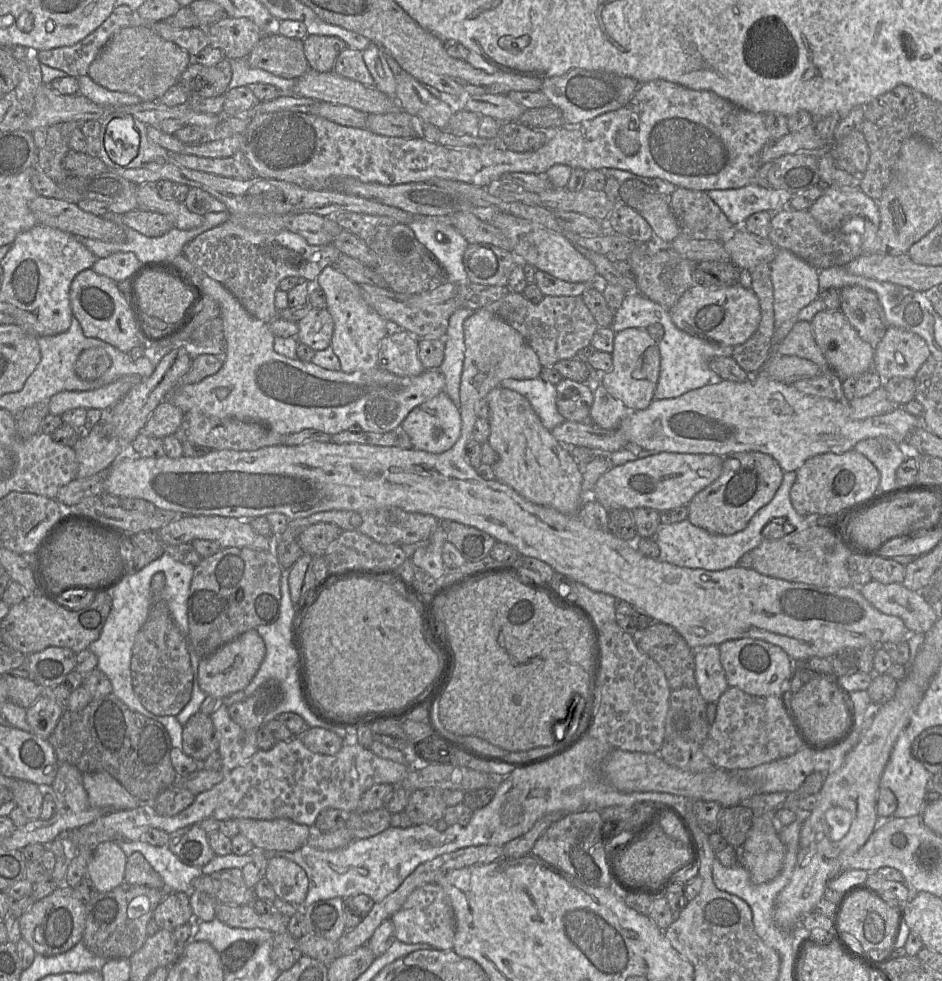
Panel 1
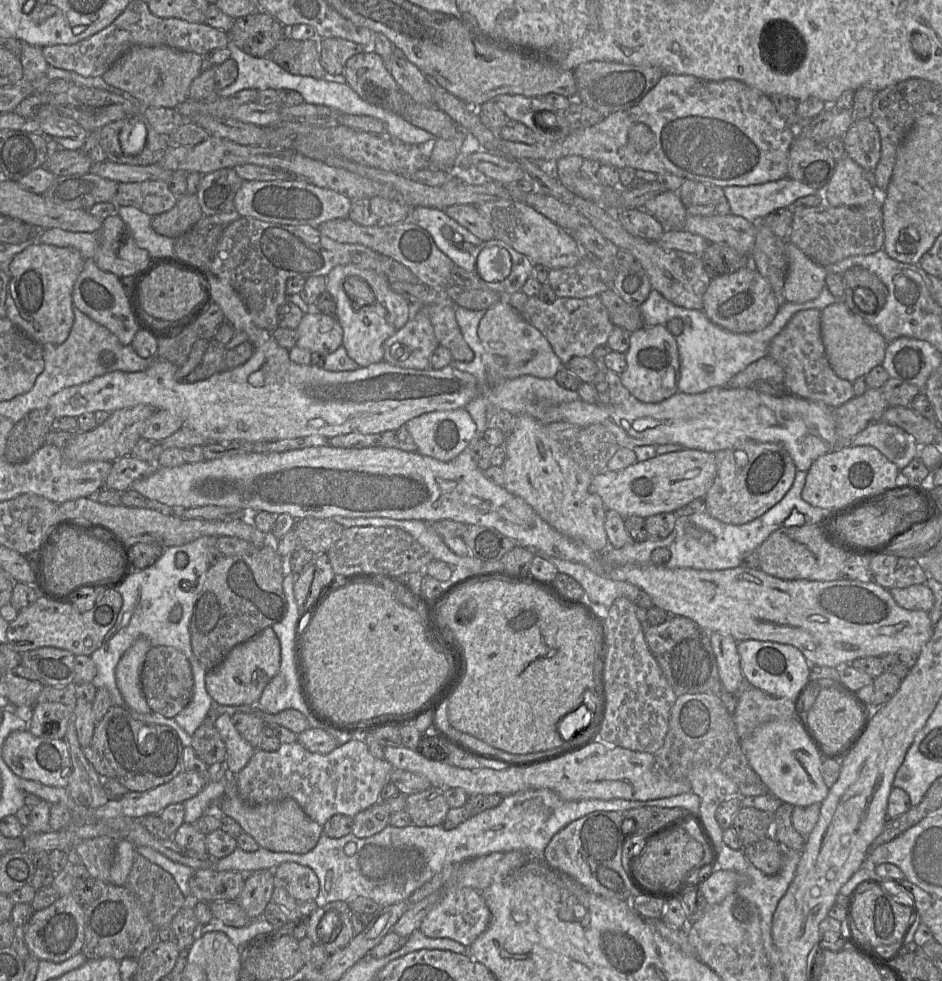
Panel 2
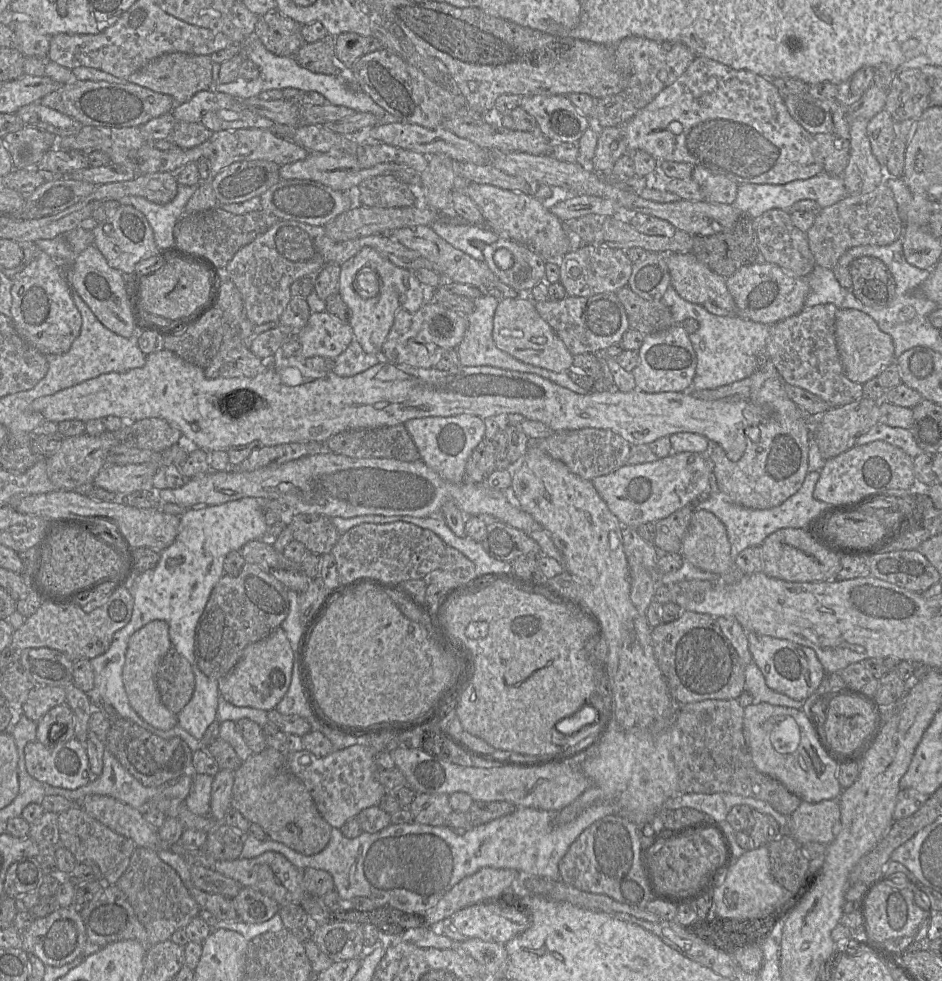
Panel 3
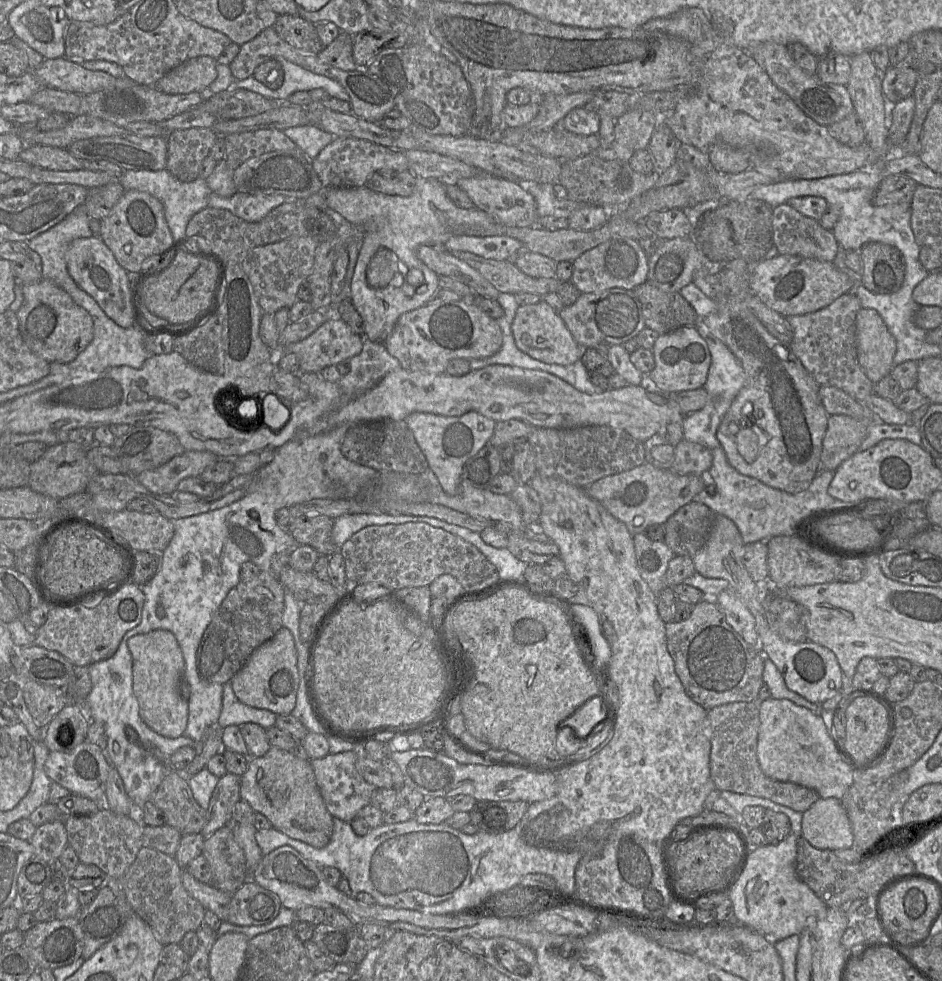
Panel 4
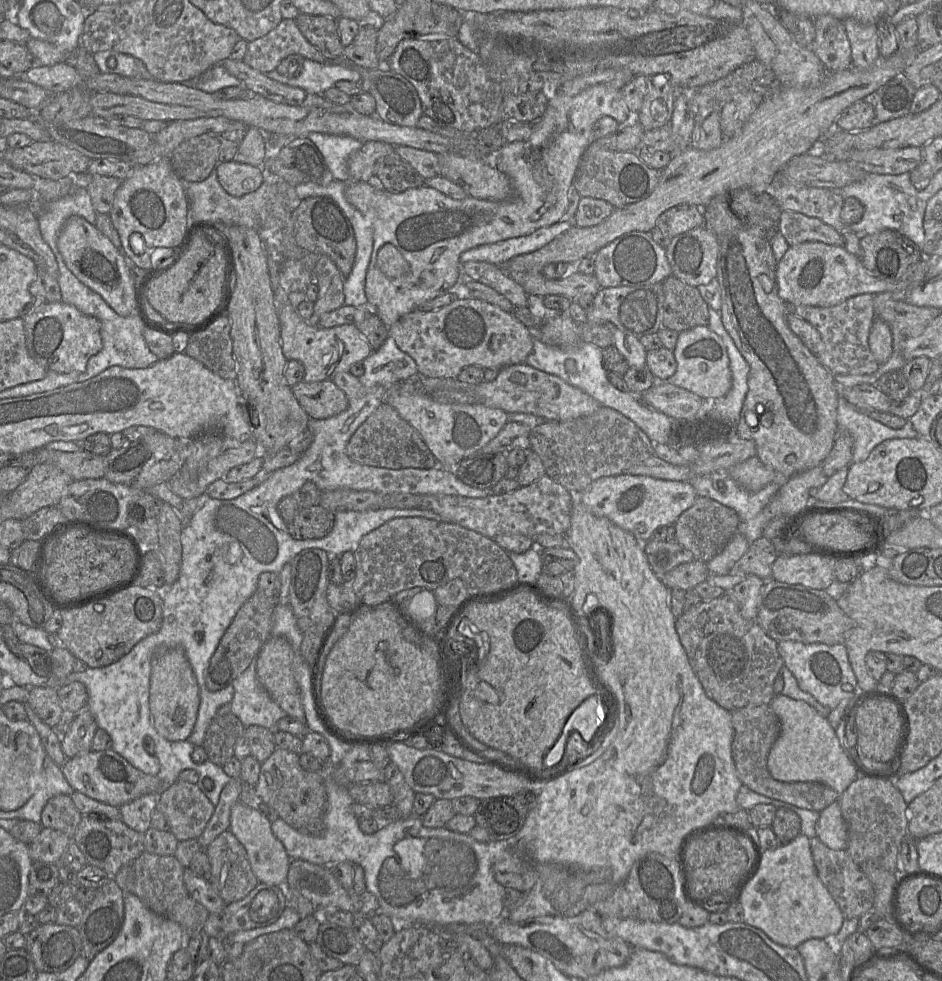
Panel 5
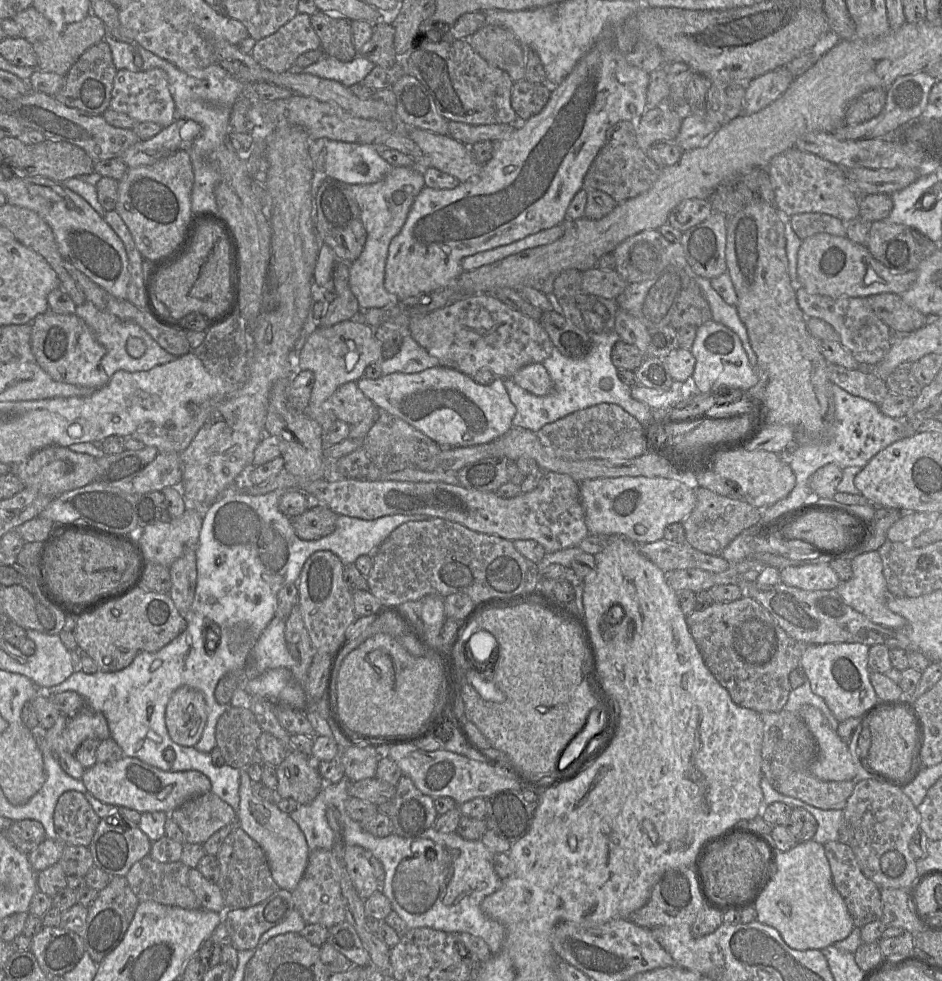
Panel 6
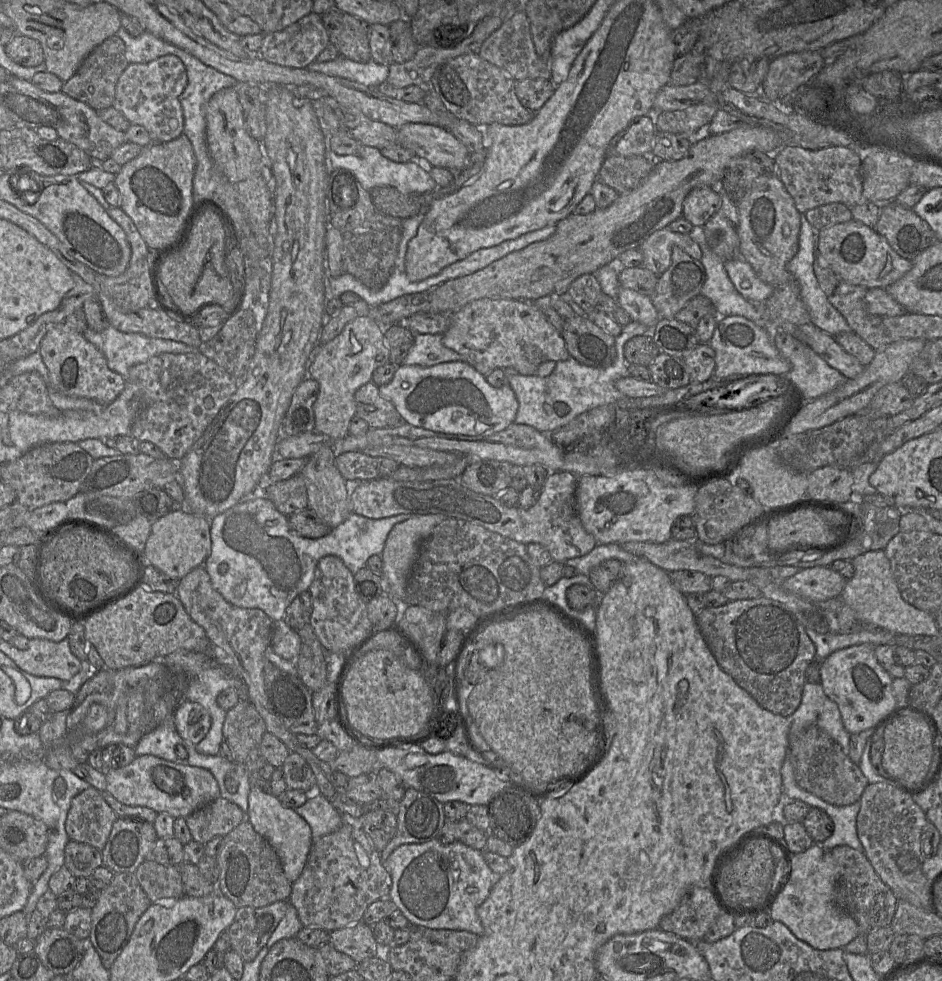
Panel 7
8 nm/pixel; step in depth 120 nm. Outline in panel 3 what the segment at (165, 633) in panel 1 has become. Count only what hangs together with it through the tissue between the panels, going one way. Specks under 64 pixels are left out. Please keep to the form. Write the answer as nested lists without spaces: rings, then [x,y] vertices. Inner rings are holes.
[[[171,648],[159,664],[156,684],[163,704],[178,715],[191,700],[195,689],[190,663]]]

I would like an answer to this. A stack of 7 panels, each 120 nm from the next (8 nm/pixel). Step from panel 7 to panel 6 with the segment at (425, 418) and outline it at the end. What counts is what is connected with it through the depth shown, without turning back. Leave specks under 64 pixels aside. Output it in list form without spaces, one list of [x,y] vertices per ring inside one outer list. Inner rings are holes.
[[[436,366],[419,373],[396,372],[374,380],[363,377],[356,382],[381,412],[404,420],[442,448],[490,443],[513,426],[516,407],[502,377],[496,377],[489,385],[480,385],[472,376],[452,368]]]

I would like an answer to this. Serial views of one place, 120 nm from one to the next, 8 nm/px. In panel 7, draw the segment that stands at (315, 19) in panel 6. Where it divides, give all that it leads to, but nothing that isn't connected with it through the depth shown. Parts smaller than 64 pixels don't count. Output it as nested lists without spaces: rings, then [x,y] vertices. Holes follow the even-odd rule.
[[[336,8],[321,16],[330,43],[338,49],[340,56],[359,63],[367,63],[372,59],[370,25],[367,22]]]

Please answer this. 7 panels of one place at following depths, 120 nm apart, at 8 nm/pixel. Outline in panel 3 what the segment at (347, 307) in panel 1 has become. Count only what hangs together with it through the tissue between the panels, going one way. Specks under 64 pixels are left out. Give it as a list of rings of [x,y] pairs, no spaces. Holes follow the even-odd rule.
[[[371,247],[362,248],[340,267],[338,294],[350,309],[351,316],[348,324],[353,330],[354,340],[361,345],[365,353],[377,354],[382,351],[397,312],[401,310],[409,313],[417,312],[427,302],[429,290],[420,283],[414,271],[394,265]],[[363,268],[371,268],[379,277],[380,290],[375,297],[362,298],[354,290],[355,278]]]

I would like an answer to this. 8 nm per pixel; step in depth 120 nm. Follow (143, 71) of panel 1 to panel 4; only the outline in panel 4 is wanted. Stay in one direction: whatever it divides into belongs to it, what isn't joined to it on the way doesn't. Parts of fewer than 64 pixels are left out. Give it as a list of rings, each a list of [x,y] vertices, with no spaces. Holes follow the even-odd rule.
[[[210,56],[189,59],[167,72],[153,86],[166,94],[207,92],[217,77],[217,61]]]

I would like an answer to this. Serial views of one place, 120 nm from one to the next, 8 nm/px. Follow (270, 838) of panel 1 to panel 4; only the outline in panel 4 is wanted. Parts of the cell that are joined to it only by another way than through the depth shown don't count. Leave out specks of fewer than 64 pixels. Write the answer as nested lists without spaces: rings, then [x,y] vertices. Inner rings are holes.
[[[271,746],[264,756],[250,758],[247,771],[240,777],[240,797],[241,800],[249,803],[256,813],[261,813],[268,818],[273,828],[293,839],[315,848],[325,847],[331,839],[334,817],[326,808],[310,761],[299,759],[290,751]]]

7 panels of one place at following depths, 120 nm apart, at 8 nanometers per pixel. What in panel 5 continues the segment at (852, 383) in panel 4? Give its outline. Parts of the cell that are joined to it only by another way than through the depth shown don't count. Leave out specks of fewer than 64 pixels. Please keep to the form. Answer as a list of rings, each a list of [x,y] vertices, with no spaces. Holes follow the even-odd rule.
[[[856,295],[831,307],[789,305],[789,313],[809,322],[818,330],[822,339],[822,353],[816,355],[833,375],[872,374],[880,366],[868,344],[870,329],[876,319],[874,295]]]

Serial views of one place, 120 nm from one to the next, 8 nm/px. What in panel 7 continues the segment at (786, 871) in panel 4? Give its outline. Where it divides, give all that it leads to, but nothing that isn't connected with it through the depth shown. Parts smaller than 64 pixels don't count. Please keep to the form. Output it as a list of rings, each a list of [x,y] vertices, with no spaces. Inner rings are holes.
[[[814,843],[804,852],[793,854],[790,879],[768,913],[815,949],[843,948],[860,934],[860,927],[838,902],[838,879],[839,866],[830,851]]]

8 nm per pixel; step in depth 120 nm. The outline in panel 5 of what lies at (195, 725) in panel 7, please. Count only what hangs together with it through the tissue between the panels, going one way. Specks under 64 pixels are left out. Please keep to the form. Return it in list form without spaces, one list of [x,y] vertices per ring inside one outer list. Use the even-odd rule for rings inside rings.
[[[158,648],[152,658],[149,709],[156,731],[166,740],[186,741],[191,735],[200,705],[199,687],[181,648]]]

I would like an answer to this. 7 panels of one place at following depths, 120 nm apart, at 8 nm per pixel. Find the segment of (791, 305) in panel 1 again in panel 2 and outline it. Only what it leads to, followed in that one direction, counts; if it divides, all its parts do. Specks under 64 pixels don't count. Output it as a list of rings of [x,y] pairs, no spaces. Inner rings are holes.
[[[787,242],[788,271],[783,286],[784,301],[801,304],[816,299],[825,287],[828,272],[794,244]]]

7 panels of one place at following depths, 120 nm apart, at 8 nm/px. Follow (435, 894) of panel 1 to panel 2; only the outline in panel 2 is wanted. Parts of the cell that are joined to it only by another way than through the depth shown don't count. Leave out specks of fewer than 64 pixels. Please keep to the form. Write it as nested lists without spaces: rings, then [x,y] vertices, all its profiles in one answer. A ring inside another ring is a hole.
[[[448,886],[443,898],[422,921],[419,931],[428,938],[448,938],[469,947],[487,929],[490,921],[491,913],[480,892]]]

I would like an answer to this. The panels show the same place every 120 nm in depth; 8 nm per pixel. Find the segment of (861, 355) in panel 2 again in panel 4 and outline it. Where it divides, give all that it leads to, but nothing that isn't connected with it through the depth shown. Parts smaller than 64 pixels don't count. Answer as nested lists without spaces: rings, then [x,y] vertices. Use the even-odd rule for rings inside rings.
[[[861,308],[856,315],[857,359],[868,379],[874,384],[889,375],[896,353],[896,340],[879,313]]]

